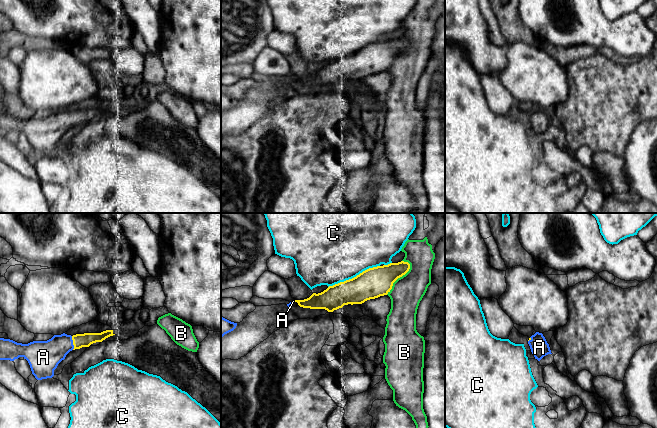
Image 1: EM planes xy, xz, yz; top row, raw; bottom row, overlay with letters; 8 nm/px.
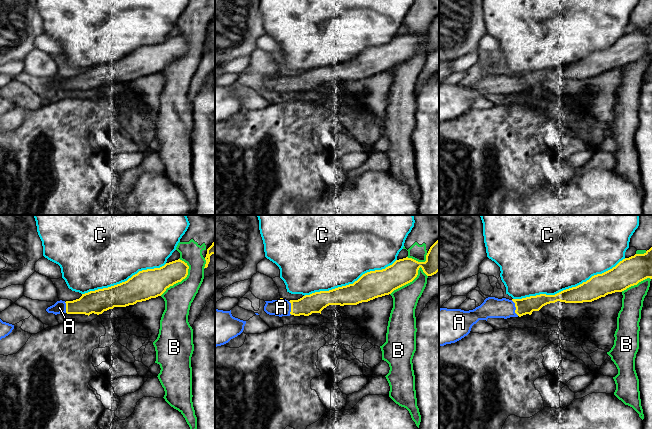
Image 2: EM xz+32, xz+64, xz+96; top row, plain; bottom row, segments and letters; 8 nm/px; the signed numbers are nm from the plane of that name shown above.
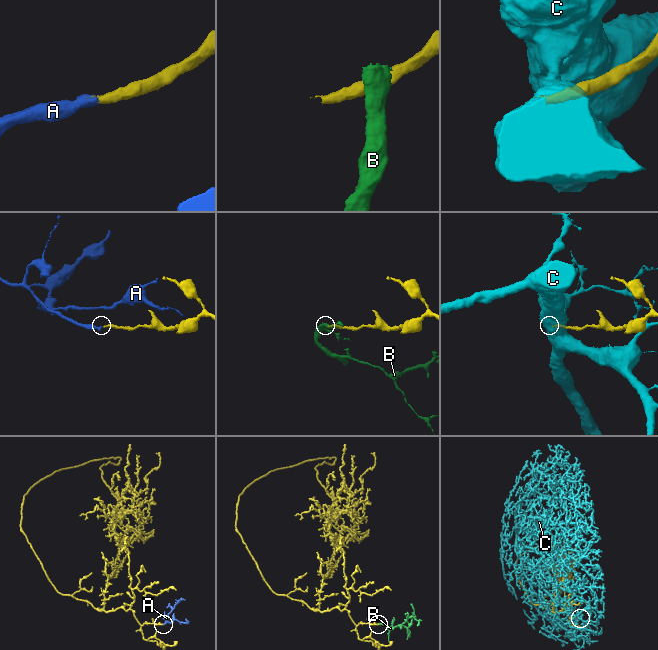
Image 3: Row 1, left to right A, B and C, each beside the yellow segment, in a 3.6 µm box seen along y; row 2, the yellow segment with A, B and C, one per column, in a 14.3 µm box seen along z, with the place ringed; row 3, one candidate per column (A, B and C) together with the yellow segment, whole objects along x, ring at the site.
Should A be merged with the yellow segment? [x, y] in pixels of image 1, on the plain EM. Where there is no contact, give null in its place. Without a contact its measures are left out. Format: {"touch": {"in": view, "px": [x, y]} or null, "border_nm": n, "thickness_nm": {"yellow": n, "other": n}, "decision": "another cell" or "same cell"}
{"touch": {"in": "xy", "px": [73, 119]}, "border_nm": 110, "thickness_nm": {"yellow": 110, "other": 240}, "decision": "same cell"}

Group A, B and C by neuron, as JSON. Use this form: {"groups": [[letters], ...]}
{"groups": [["A"], ["B"], ["C"]]}

